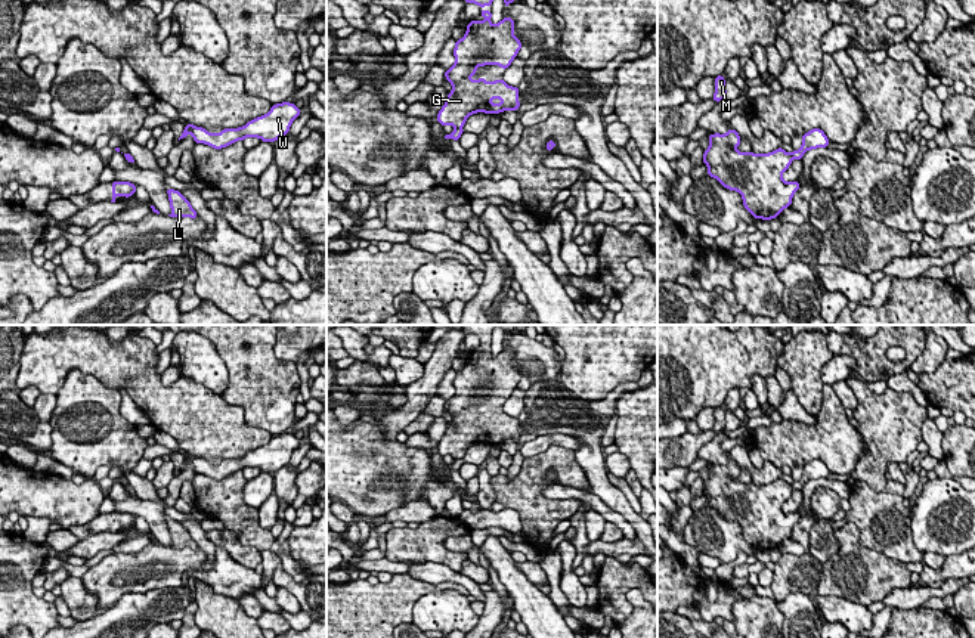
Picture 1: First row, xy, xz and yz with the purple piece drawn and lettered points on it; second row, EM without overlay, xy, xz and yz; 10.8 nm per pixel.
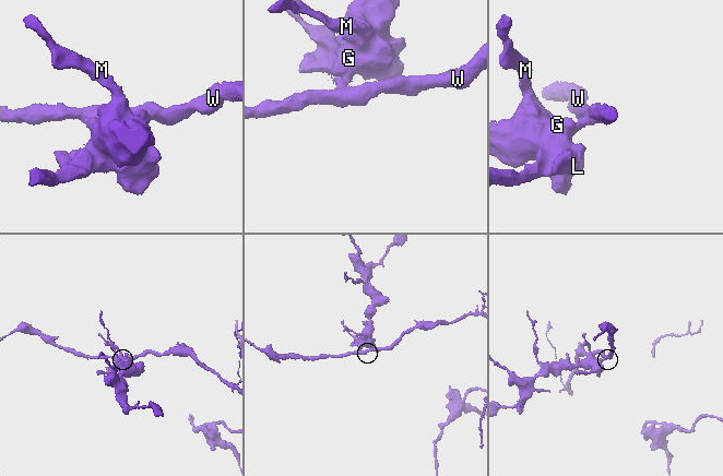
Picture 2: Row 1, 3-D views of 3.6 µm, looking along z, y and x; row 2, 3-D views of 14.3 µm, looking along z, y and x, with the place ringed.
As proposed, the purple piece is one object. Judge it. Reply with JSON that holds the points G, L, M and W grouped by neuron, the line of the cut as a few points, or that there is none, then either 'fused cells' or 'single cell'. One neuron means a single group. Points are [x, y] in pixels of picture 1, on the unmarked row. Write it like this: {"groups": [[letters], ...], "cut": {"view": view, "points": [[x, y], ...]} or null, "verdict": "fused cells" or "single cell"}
{"groups": [["G", "L", "M"], ["W"]], "cut": {"view": "xz", "points": [[455, 458], [461, 460]]}, "verdict": "fused cells"}

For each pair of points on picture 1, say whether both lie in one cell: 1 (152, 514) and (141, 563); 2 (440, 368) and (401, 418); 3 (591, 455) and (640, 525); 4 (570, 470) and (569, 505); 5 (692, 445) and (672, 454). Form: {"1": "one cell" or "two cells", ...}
{"1": "two cells", "2": "one cell", "3": "one cell", "4": "one cell", "5": "one cell"}

